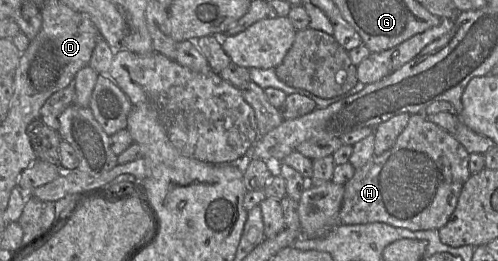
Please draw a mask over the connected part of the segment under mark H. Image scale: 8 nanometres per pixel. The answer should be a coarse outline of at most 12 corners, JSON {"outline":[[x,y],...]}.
{"outline":[[423,114],[344,186],[339,224],[440,229],[469,153]]}

